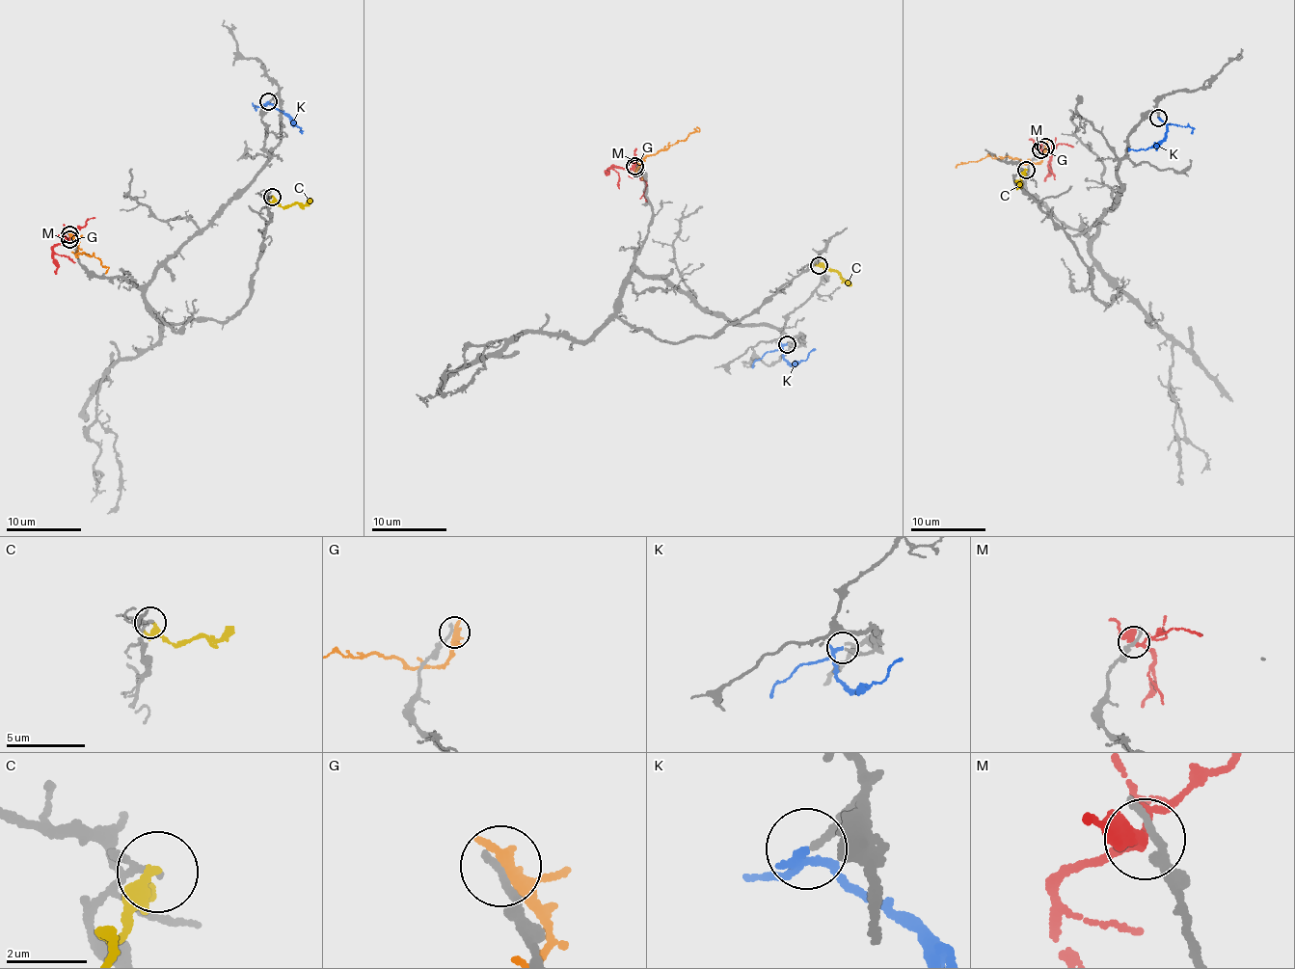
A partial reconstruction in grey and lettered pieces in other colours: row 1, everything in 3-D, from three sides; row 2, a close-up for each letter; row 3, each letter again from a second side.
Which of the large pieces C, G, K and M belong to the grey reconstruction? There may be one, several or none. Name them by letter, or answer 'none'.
K

